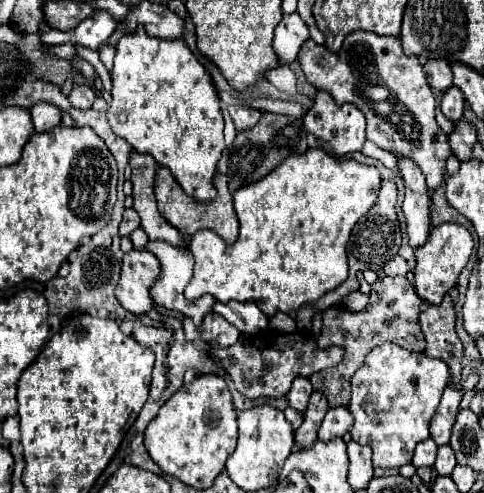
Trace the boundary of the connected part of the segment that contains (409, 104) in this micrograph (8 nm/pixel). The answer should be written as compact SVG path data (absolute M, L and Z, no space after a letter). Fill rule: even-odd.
M353 31L345 37L339 53L331 53L325 45L317 45L315 41L307 39L301 47L299 63L311 85L315 85L317 89L325 89L337 103L353 103L365 113L369 141L373 141L381 149L403 153L405 157L413 159L427 177L427 187L431 191L443 183L445 161L451 155L451 147L447 143L447 135L435 121L435 99L431 87L427 85L423 67L415 55L403 53L401 41L397 37L379 37L371 31Z

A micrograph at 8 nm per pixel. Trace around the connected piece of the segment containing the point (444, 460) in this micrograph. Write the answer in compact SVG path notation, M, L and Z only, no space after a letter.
M441 445L439 451L437 451L437 459L435 459L435 469L437 469L437 473L441 473L441 475L451 475L451 471L453 471L455 465L457 465L457 461L455 461L453 449L451 449L449 445Z

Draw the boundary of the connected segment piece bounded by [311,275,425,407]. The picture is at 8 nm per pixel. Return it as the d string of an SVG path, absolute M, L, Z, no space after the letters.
M379 277L371 285L369 293L369 305L363 311L345 311L341 305L333 305L323 313L323 325L321 325L321 335L317 339L317 345L323 349L327 345L341 345L345 349L343 361L335 365L333 369L323 369L319 371L317 379L311 379L311 385L315 391L321 391L327 395L331 407L339 405L349 405L351 395L341 395L347 391L351 377L355 371L363 365L365 355L383 343L395 343L401 345L403 349L409 351L425 351L425 337L421 333L419 325L419 313L421 313L421 297L415 293L413 285L409 283L407 277Z

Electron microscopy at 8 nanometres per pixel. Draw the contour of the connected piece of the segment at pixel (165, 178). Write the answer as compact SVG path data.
M159 167L155 173L155 197L157 197L157 207L161 211L161 215L175 227L179 229L179 233L183 235L193 235L199 229L211 229L217 235L221 235L225 239L225 243L233 243L237 239L239 233L239 221L237 221L237 213L233 209L233 195L227 189L227 177L223 177L221 173L215 175L215 187L217 187L217 197L213 201L201 203L195 201L193 197L185 195L181 185L173 179L171 171L165 167Z

